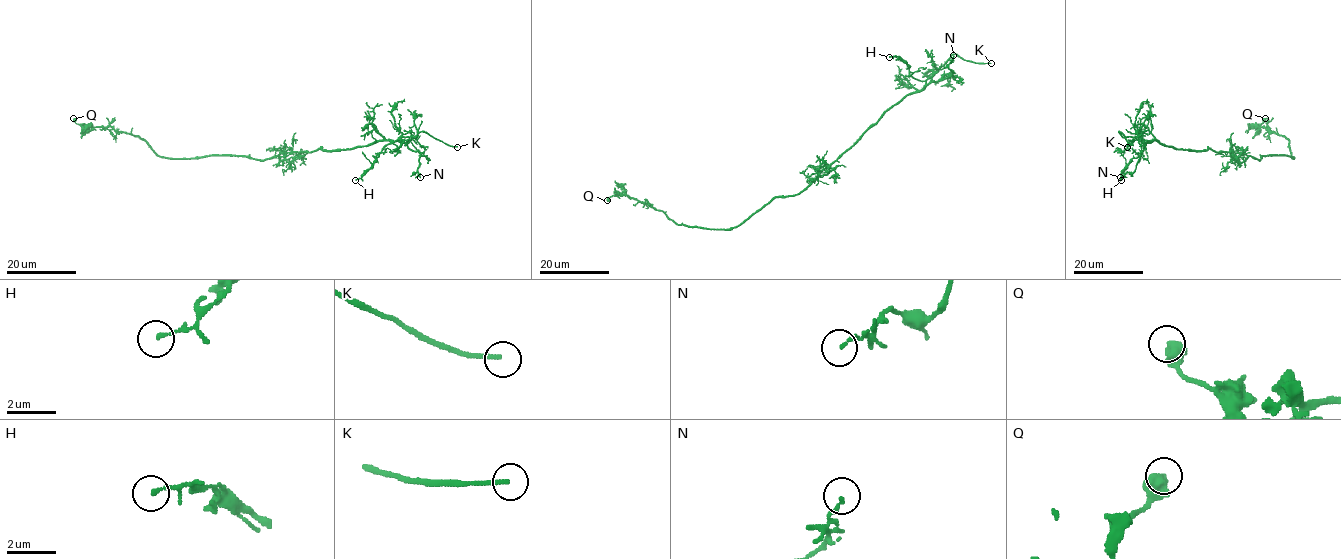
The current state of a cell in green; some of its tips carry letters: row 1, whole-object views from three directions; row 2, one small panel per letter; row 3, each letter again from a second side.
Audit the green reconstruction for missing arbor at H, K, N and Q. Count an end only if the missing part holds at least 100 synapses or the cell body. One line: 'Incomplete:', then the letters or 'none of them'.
Incomplete: K

